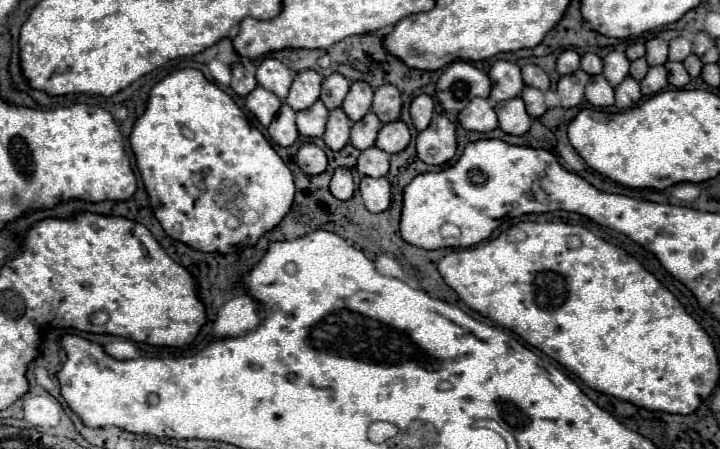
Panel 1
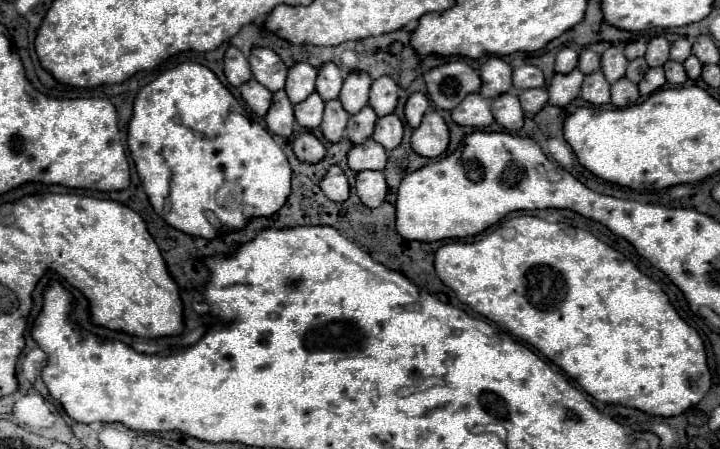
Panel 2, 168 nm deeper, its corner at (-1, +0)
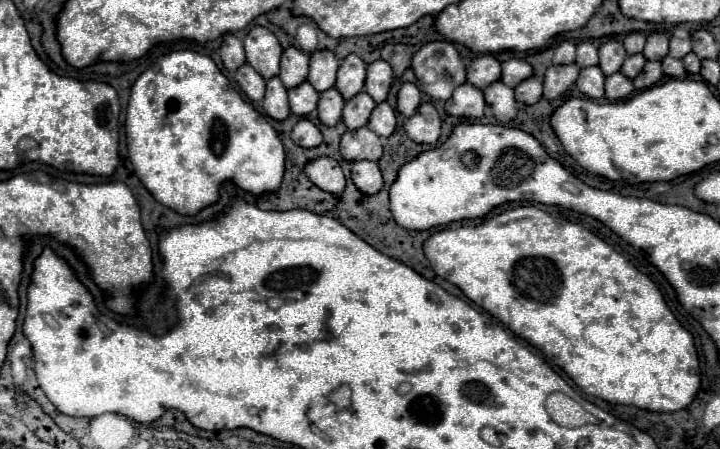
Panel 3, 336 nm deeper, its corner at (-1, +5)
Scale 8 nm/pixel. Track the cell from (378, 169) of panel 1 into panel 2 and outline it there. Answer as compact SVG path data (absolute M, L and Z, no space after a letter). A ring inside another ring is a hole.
M367 138L367 142L357 144L347 152L347 166L355 172L359 172L359 170L383 170L385 162L387 162L387 152L373 138Z

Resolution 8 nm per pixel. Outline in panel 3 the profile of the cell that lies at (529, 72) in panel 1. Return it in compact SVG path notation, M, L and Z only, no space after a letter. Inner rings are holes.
M509 59L503 63L503 73L501 73L501 83L505 83L507 87L515 87L521 81L525 81L527 77L533 75L533 67L523 61L523 59Z

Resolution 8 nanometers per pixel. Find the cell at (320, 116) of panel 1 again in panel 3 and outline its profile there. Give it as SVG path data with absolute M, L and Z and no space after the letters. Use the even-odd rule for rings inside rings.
M307 81L295 89L289 89L291 113L295 113L299 117L307 117L309 113L313 113L317 109L317 103L319 103L319 93Z

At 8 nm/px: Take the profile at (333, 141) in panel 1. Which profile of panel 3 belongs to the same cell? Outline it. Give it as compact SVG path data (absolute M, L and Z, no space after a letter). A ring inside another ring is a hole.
M335 87L323 91L321 99L319 99L319 119L321 119L321 123L327 125L327 127L335 127L341 121L343 105L345 105L345 99L341 97L341 93Z

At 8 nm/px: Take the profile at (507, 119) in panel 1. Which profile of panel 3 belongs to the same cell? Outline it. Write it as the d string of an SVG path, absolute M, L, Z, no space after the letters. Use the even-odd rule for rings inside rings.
M501 81L489 85L485 91L485 101L487 105L493 109L493 115L497 121L501 123L509 123L515 119L517 115L517 101L515 101L515 93L511 87L503 85Z

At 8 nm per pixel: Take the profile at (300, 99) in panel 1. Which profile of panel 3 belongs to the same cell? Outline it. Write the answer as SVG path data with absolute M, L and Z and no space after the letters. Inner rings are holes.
M295 47L285 49L279 71L279 79L283 81L283 85L287 89L299 87L303 81L307 81L307 73L309 73L309 55Z

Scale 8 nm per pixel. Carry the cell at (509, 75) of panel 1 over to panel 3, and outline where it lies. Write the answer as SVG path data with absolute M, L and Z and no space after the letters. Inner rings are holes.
M493 55L473 59L467 69L467 83L475 85L477 89L487 89L491 83L499 81L499 77L501 77L501 63Z

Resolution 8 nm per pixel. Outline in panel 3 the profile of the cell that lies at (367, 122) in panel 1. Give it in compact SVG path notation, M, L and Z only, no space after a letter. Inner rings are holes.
M357 93L353 99L349 99L345 103L345 109L343 109L343 123L347 125L349 131L355 131L359 127L365 127L371 113L375 109L375 101L365 93Z

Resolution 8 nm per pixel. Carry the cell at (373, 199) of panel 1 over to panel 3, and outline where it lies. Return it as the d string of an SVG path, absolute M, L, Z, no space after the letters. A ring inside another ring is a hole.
M355 161L353 169L351 169L351 179L353 179L355 187L365 195L375 195L383 187L381 169L373 161Z

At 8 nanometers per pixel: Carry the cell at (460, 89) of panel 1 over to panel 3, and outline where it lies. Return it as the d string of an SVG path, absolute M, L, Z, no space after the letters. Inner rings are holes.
M433 41L413 57L413 71L423 91L435 101L451 99L451 93L465 83L467 71L453 43Z

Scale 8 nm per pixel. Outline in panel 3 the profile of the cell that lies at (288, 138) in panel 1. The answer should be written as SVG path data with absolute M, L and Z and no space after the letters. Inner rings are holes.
M273 77L267 81L267 93L263 99L263 111L275 121L283 121L291 115L289 101L287 101L287 89L281 83L279 77Z

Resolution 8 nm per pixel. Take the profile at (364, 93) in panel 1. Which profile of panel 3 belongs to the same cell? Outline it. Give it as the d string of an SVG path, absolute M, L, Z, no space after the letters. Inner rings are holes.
M347 55L337 71L337 83L335 87L343 95L343 99L355 97L363 89L363 81L367 77L367 65L357 55Z

